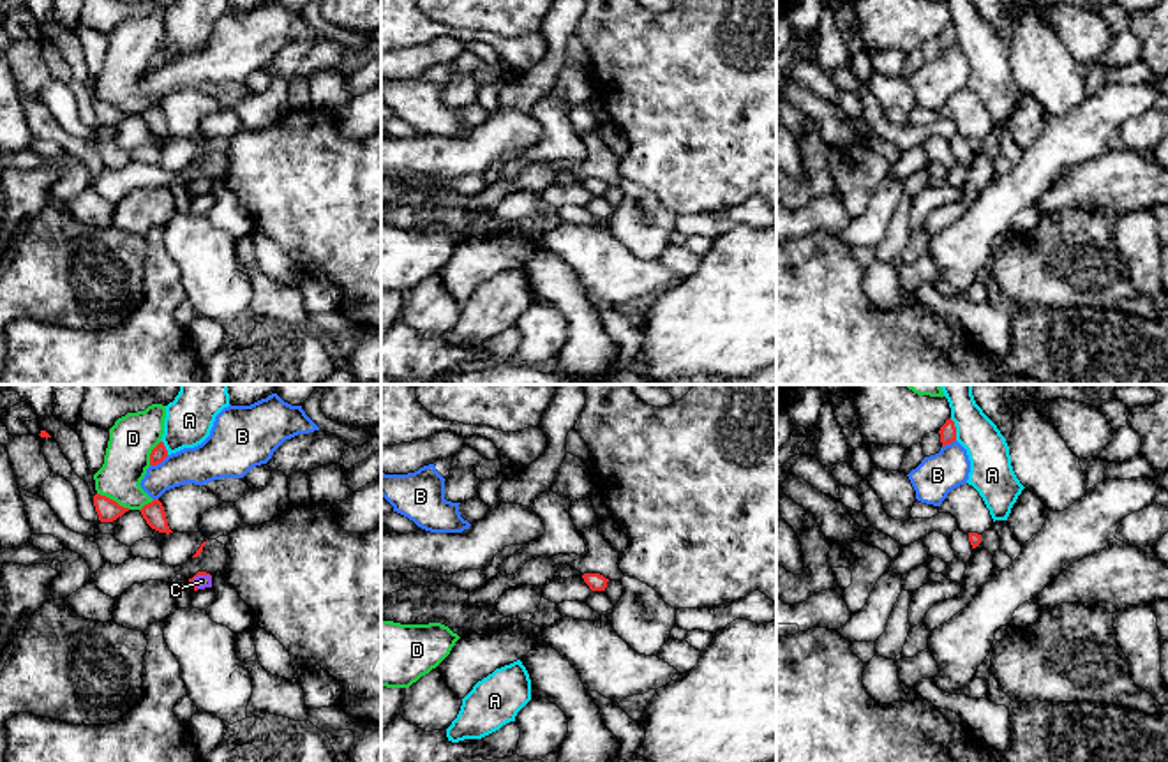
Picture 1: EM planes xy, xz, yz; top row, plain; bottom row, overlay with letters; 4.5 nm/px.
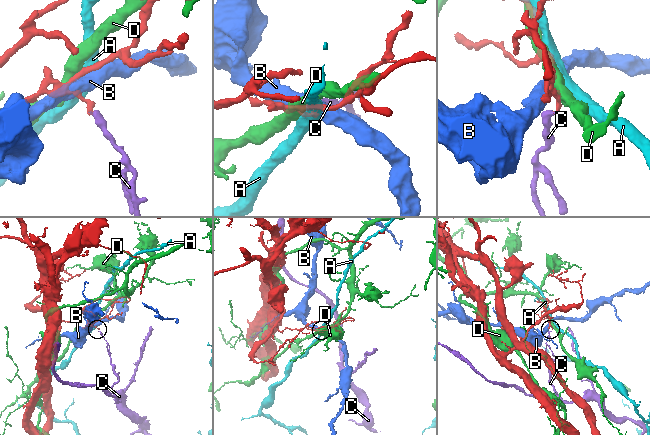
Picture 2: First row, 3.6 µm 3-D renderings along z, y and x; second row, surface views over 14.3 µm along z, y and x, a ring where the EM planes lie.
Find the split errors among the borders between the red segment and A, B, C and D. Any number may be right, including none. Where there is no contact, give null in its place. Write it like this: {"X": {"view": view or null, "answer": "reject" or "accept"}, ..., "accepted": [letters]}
{"A": {"view": "yz", "answer": "reject"}, "B": {"view": "xy", "answer": "reject"}, "C": {"view": "xy", "answer": "reject"}, "D": {"view": "xy", "answer": "reject"}, "accepted": []}

